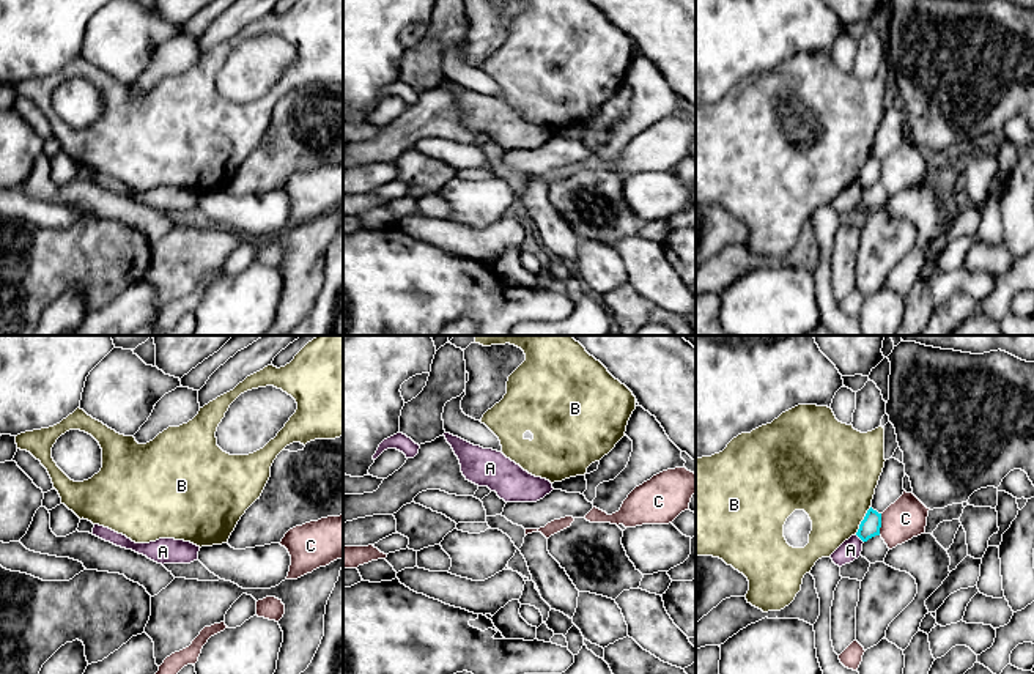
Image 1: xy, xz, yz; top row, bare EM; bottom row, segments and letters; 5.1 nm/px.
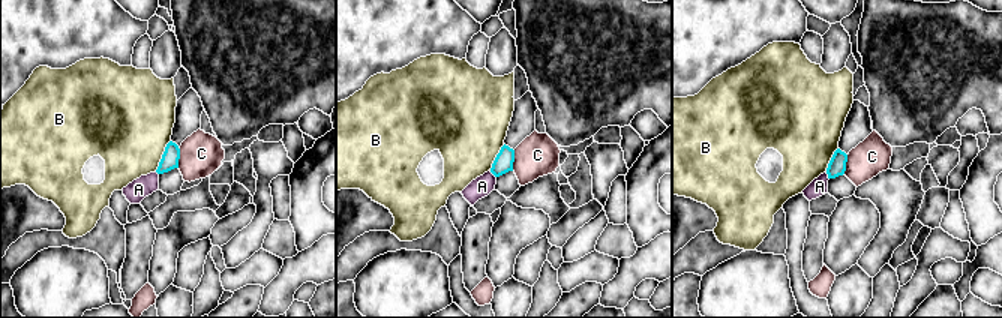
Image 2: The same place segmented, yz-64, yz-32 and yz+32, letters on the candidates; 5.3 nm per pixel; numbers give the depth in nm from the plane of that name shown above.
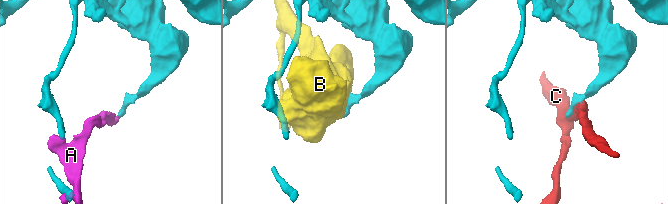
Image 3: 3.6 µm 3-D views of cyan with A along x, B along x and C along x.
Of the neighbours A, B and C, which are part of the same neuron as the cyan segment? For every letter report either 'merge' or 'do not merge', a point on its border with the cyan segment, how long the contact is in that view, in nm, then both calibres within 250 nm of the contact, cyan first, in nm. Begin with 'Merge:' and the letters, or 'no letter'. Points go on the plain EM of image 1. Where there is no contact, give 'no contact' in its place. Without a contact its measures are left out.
Merge: no letter
A: do not merge; contact yz (860, 185); length 60 nm; calibres 100 and 110 nm
B: do not merge; contact yz (863, 167); length 160 nm; calibres 100 and 420 nm
C: do not merge; contact yz (880, 172); length 110 nm; calibres 100 and 200 nm

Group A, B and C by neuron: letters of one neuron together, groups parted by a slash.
A / B / C

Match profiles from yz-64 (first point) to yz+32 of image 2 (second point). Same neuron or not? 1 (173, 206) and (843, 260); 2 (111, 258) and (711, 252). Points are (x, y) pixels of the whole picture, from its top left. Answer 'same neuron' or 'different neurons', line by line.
1: different neurons
2: same neuron

